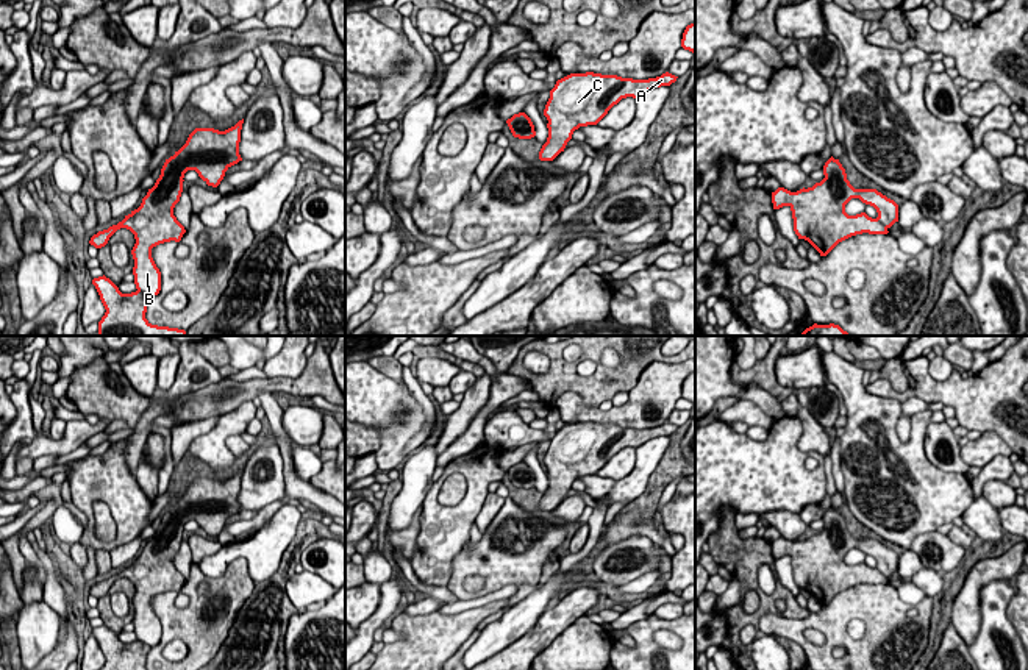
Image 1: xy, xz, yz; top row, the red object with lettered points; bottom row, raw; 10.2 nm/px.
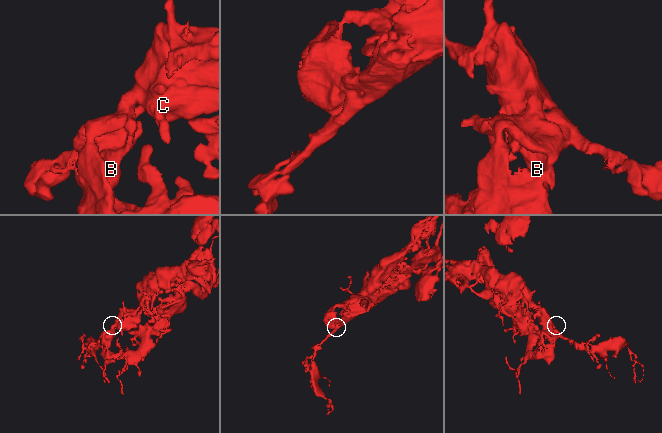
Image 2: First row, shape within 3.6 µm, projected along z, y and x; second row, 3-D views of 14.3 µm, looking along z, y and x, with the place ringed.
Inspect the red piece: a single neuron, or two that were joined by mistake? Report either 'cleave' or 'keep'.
keep

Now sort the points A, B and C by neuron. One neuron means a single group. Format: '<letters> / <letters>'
A B C

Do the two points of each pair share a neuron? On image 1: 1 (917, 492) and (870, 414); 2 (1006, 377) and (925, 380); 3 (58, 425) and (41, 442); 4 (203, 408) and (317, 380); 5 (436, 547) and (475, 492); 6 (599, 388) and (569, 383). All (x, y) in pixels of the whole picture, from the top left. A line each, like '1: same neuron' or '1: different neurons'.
1: same neuron
2: same neuron
3: different neurons
4: same neuron
5: same neuron
6: same neuron

